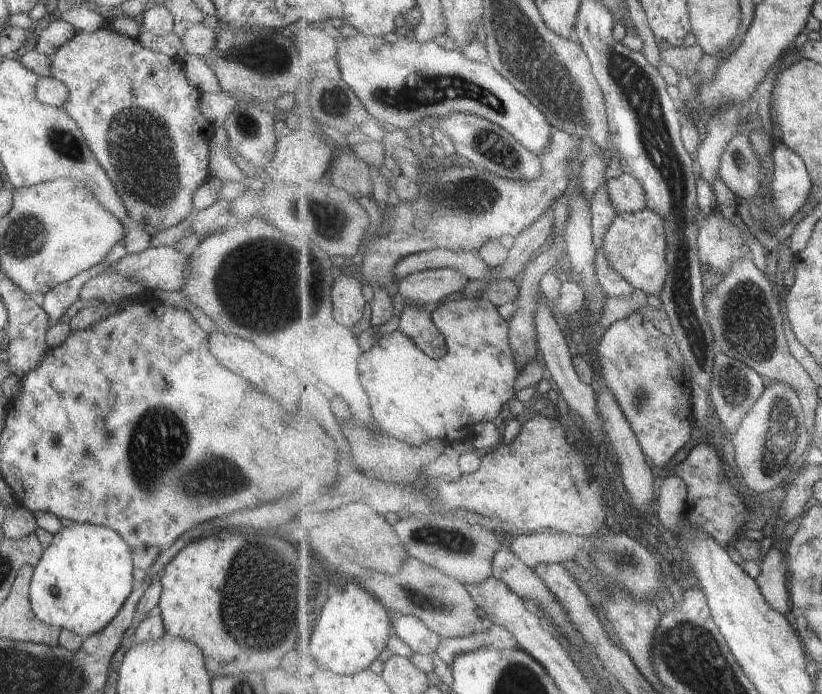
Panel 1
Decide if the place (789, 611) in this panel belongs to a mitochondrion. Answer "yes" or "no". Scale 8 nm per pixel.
no

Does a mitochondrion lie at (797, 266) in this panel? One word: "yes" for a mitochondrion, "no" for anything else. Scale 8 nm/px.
no

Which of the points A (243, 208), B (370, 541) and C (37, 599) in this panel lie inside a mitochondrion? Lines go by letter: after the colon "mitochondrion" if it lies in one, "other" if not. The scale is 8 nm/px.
A: other
B: other
C: other

